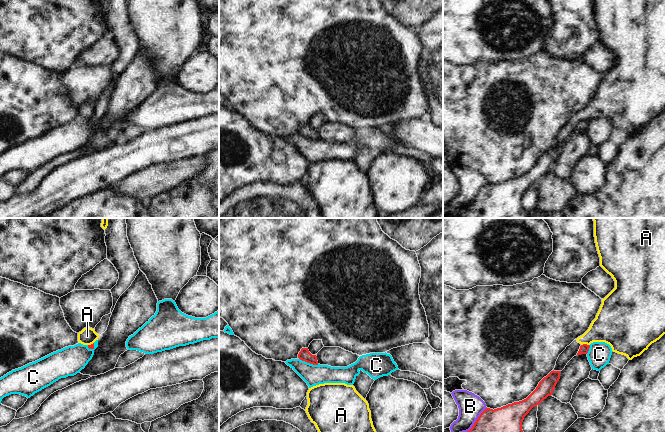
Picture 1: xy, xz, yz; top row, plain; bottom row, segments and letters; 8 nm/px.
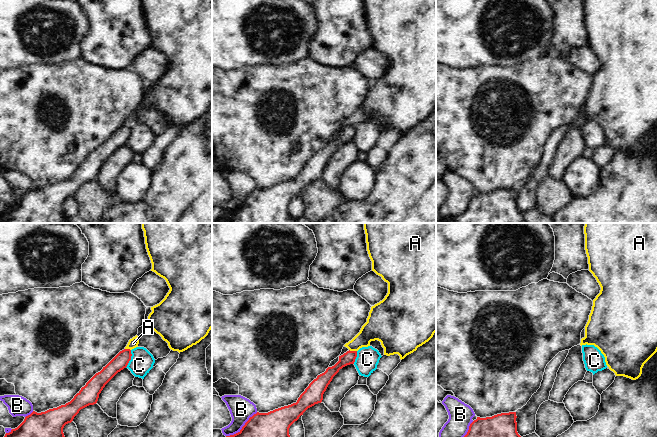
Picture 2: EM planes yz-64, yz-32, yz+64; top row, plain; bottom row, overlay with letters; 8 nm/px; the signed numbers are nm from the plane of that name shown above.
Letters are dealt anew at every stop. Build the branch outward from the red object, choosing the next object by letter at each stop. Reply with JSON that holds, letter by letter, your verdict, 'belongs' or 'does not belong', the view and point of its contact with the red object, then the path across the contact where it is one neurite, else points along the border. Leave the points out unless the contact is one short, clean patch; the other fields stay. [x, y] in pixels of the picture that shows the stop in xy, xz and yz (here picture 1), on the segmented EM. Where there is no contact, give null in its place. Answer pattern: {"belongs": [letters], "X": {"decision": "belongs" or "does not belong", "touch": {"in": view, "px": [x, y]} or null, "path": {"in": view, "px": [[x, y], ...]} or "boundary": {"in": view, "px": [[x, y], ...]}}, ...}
{"belongs": [], "A": {"decision": "does not belong", "touch": {"in": "yz", "px": [585, 344]}, "boundary": {"in": "yz", "px": [[589, 344], [581, 345]]}}, "B": {"decision": "does not belong", "touch": {"in": "yz", "px": [476, 420]}, "boundary": {"in": "yz", "px": [[486, 407], [474, 424], [466, 431]]}}, "C": {"decision": "does not belong", "touch": {"in": "xz", "px": [309, 362]}, "boundary": {"in": "xz", "px": [[299, 358], [313, 364], [318, 364]]}}}

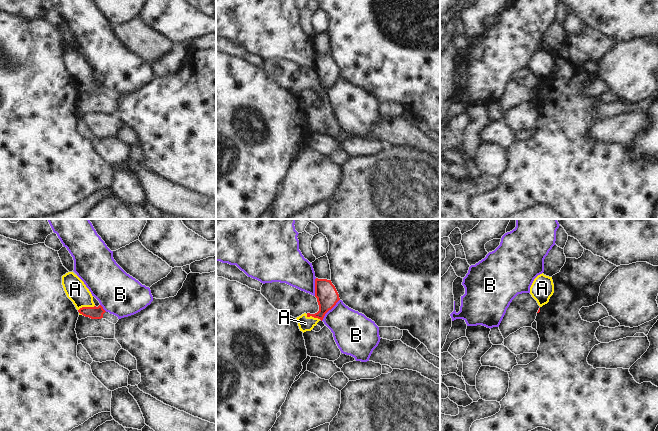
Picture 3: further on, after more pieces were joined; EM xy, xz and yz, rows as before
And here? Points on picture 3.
{"belongs": ["A"], "A": {"decision": "belongs", "touch": {"in": "xy", "px": [86, 307]}, "path": {"in": "xy", "px": [[94, 312], [86, 307], [75, 289]]}}, "B": {"decision": "does not belong", "touch": {"in": "xz", "px": [329, 309]}}}

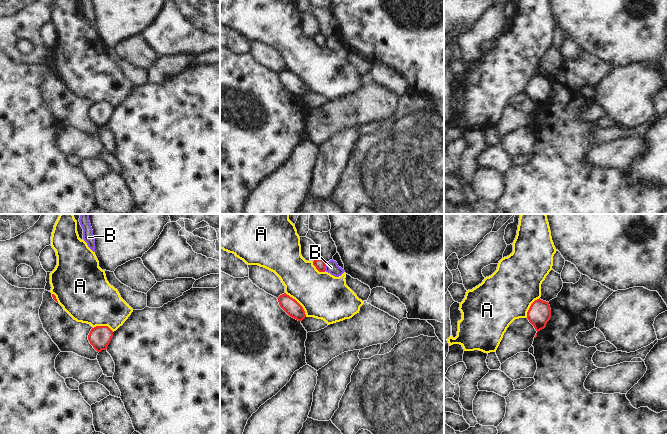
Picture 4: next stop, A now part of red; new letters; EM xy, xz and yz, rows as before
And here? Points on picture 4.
{"belongs": [], "A": {"decision": "does not belong", "touch": {"in": "xz", "px": [298, 303]}}, "B": {"decision": "does not belong", "touch": {"in": "xz", "px": [324, 267]}, "boundary": {"in": "xz", "px": [[326, 263], [324, 270]]}}}

